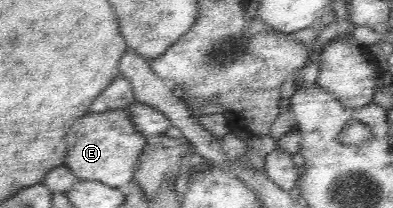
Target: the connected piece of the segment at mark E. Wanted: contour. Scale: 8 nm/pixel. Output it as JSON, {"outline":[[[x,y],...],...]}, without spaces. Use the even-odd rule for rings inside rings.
{"outline":[[[111,109],[103,113],[87,113],[77,119],[67,133],[67,153],[65,163],[77,180],[100,181],[110,188],[125,189],[133,180],[137,161],[146,144],[146,136],[141,135],[133,123],[127,109]]]}

